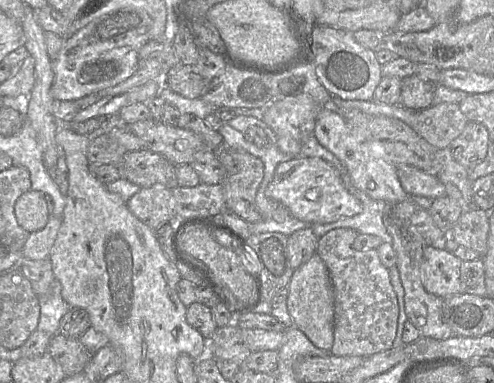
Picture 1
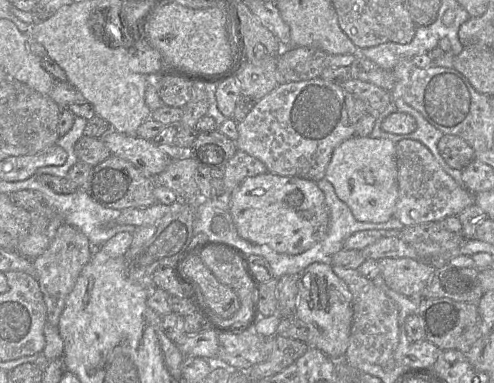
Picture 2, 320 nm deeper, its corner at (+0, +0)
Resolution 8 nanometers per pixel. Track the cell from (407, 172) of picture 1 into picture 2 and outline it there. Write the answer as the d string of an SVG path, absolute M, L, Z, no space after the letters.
M404 139L396 144L398 199L393 217L404 226L438 222L448 216L458 216L475 203L476 194L460 186L435 160L430 150L417 140Z

